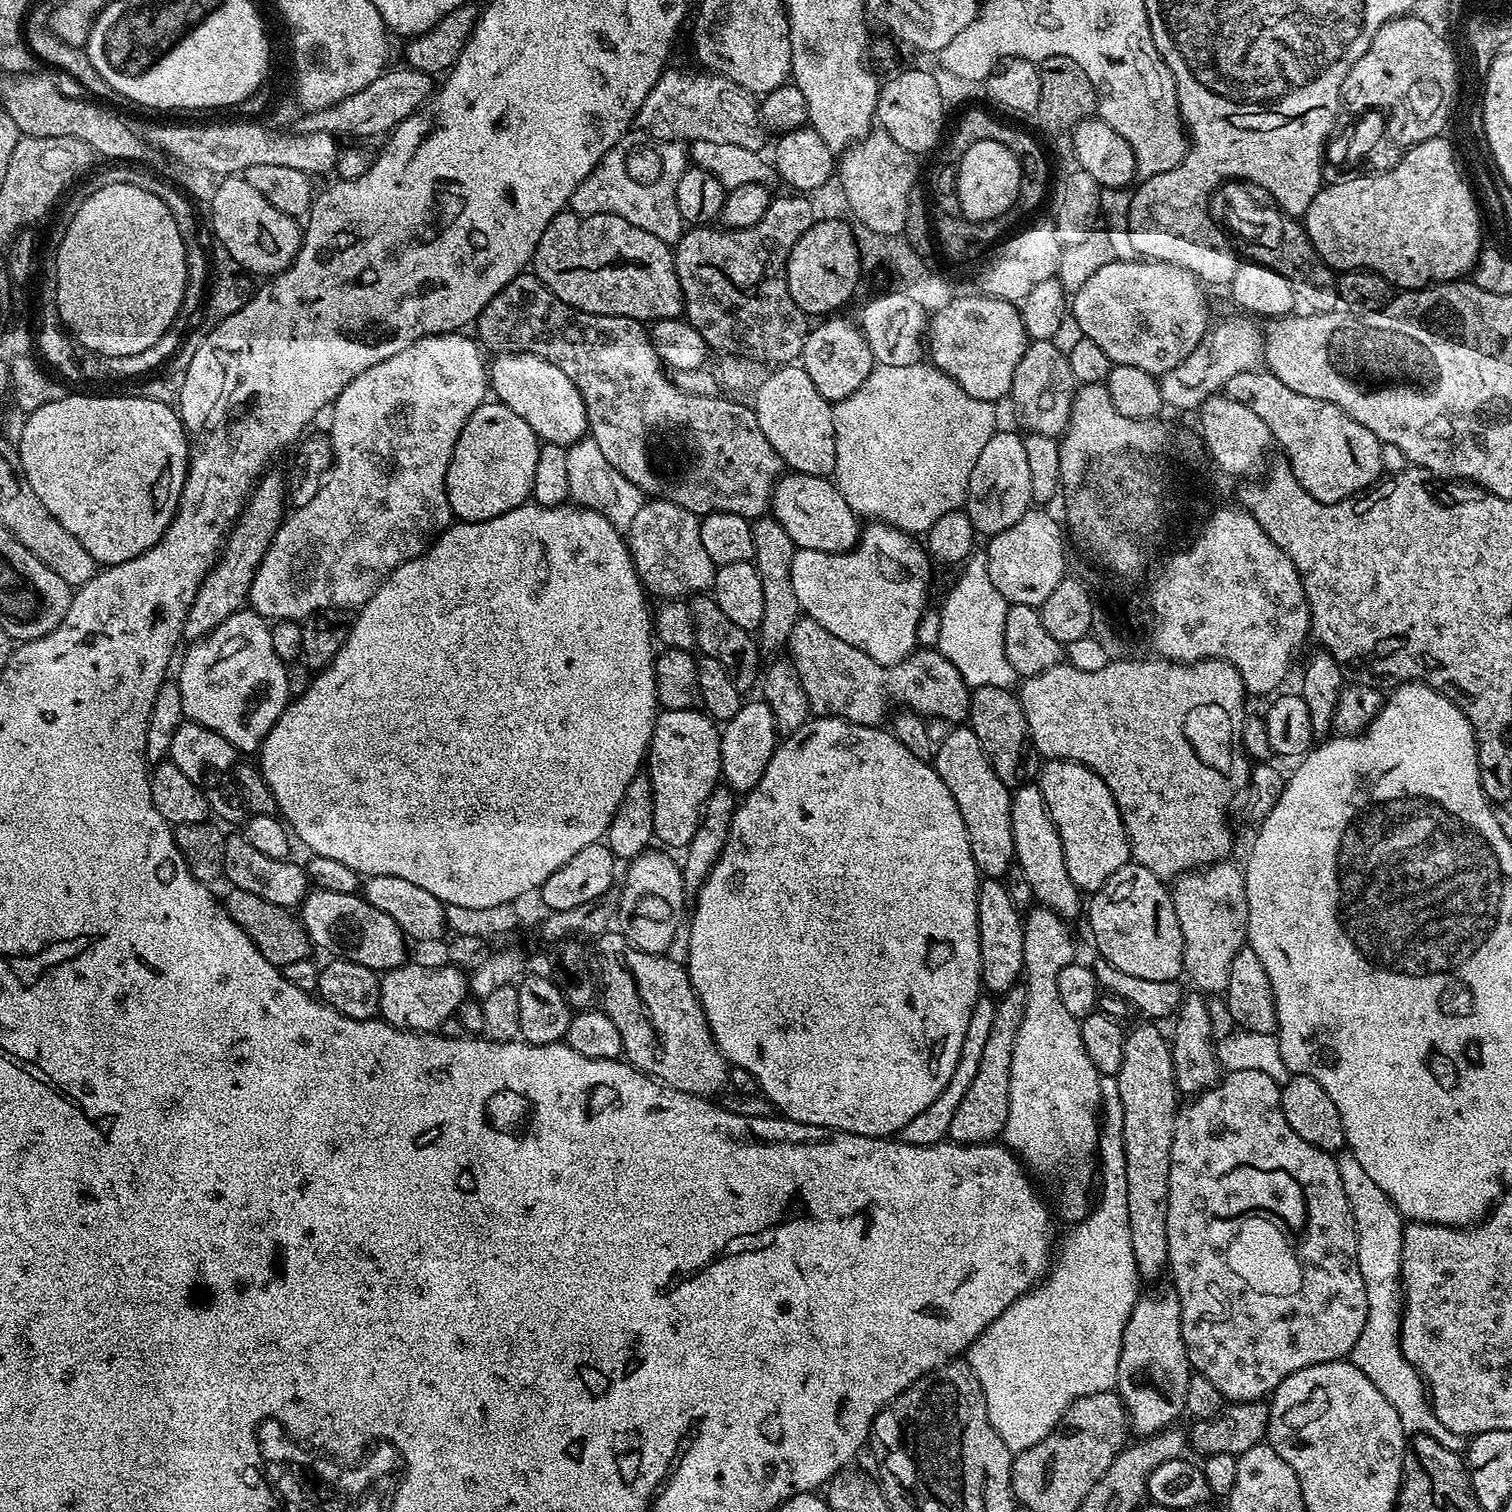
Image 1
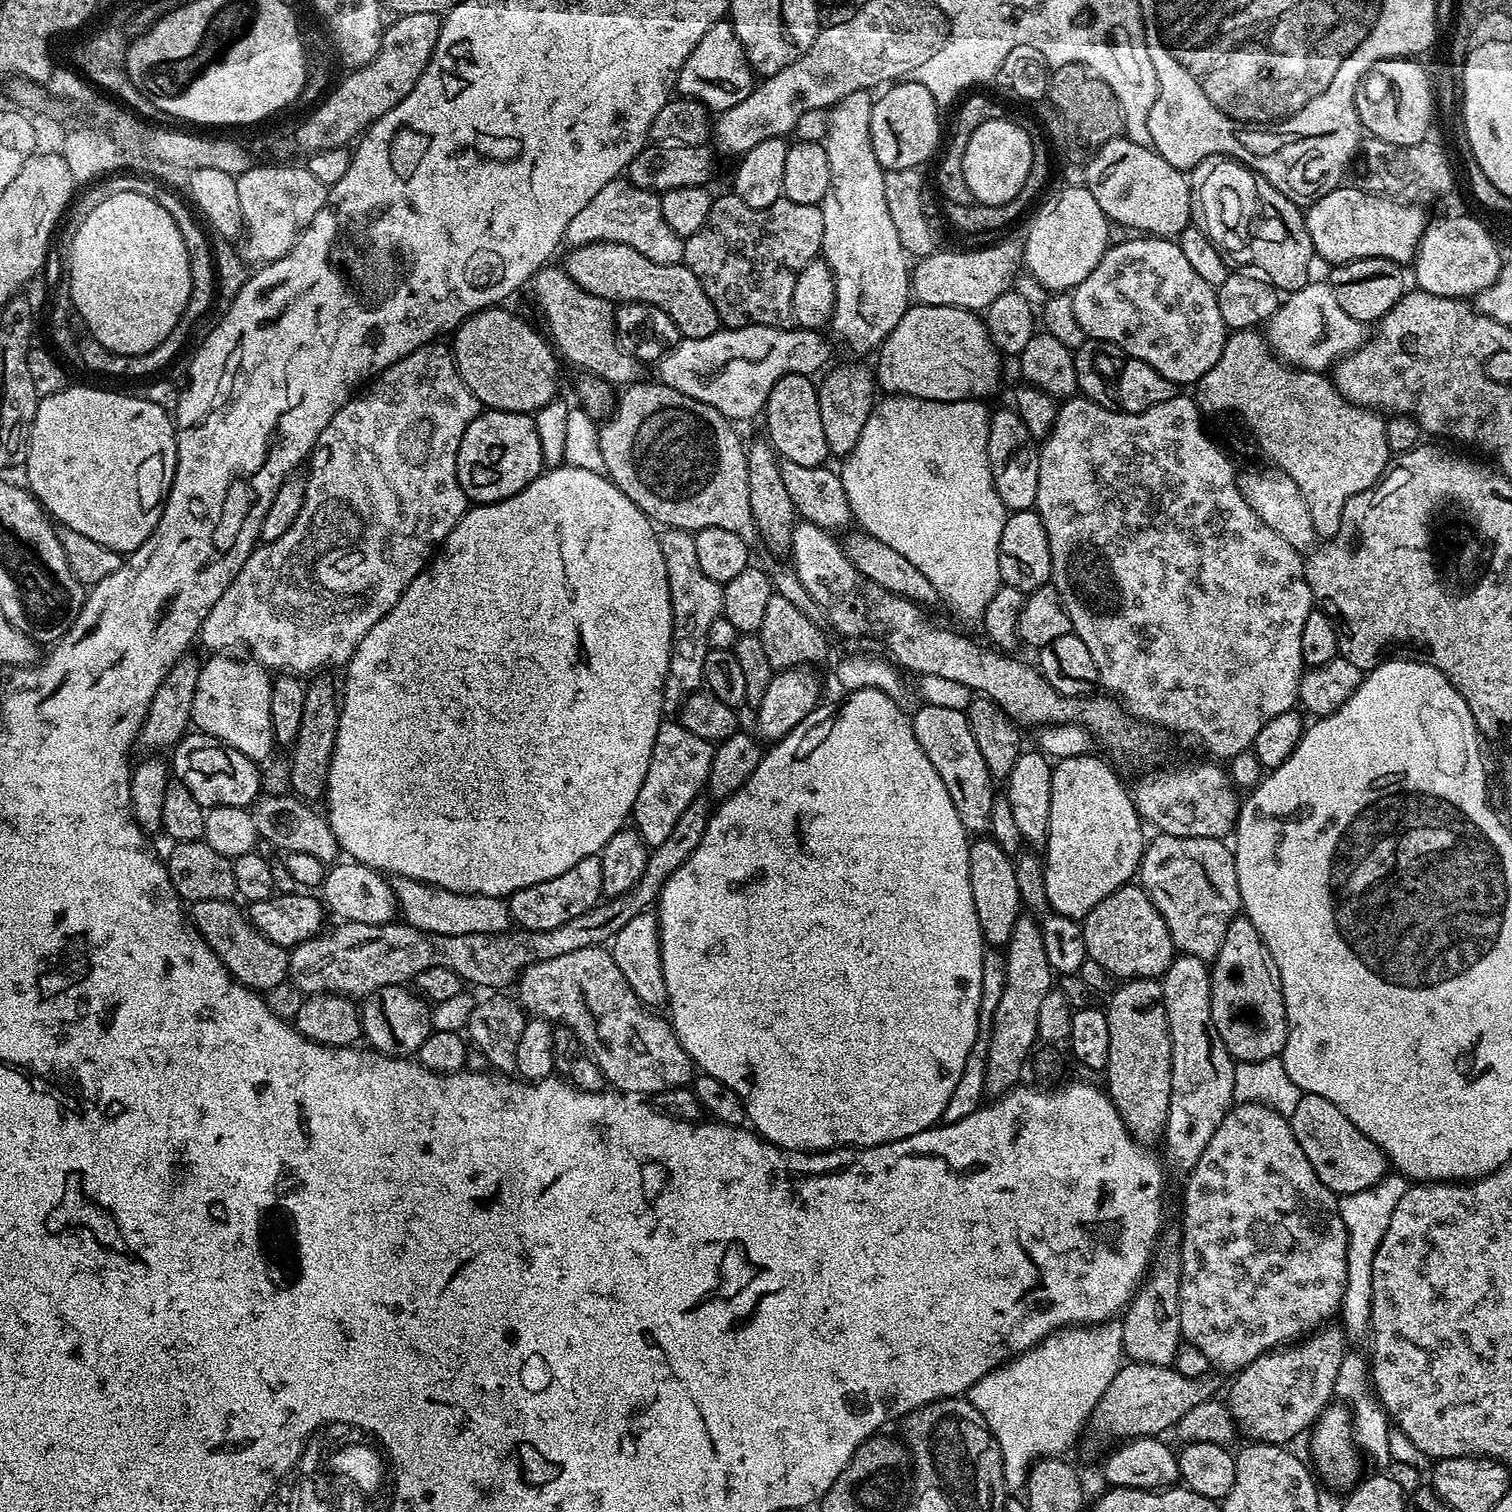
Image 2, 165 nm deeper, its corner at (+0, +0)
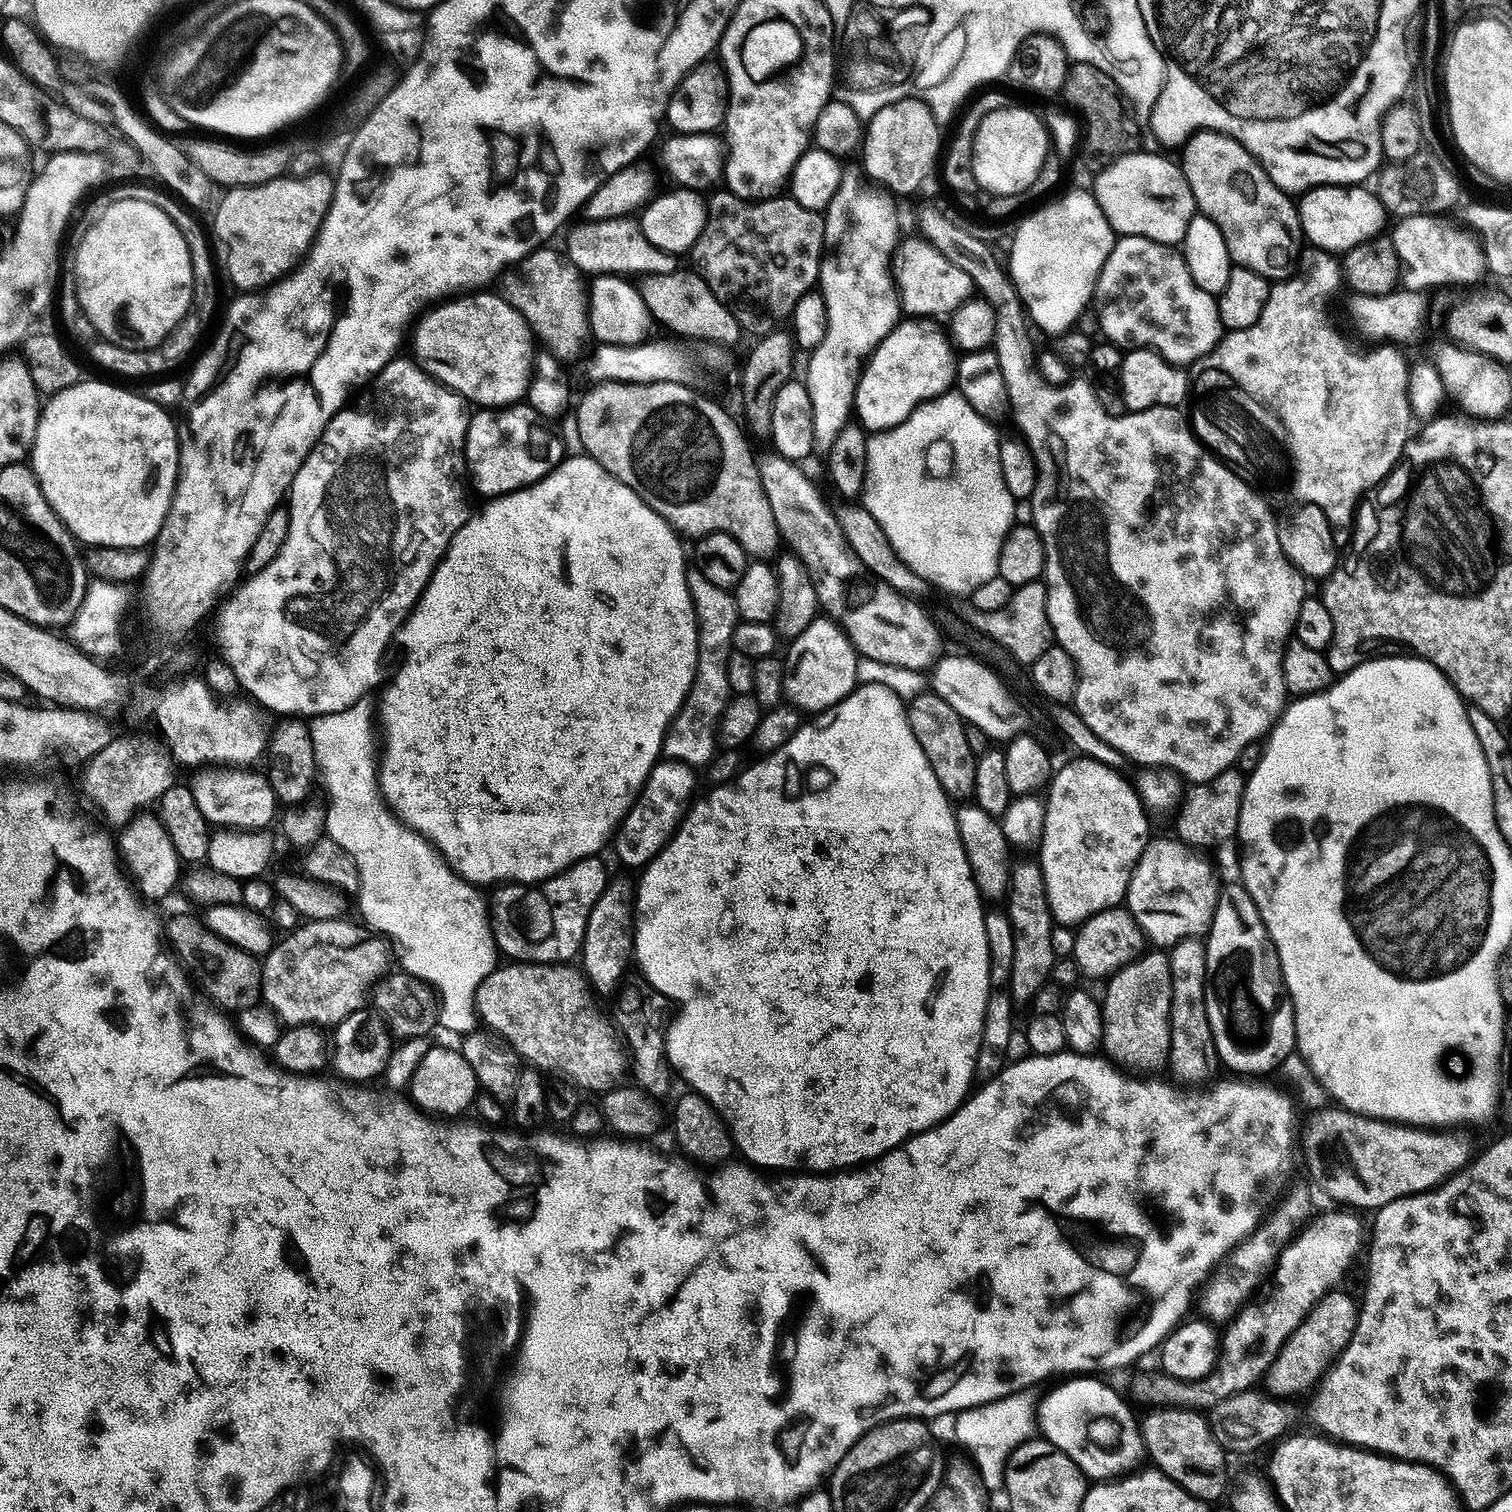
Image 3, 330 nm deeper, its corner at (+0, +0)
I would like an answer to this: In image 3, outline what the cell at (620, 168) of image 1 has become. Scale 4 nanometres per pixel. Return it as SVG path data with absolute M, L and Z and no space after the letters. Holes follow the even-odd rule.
M619 216L609 220L584 220L568 236L568 260L581 274L615 274L625 278L643 278L677 271L677 257L646 242L635 219Z

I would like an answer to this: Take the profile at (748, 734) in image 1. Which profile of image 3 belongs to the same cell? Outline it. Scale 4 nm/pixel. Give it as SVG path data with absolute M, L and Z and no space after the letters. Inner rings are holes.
M827 614L817 615L814 622L810 622L810 626L806 626L806 630L802 630L802 634L795 637L791 641L792 644L788 648L788 656L784 660L784 696L786 697L787 703L791 707L800 709L801 713L804 714L815 714L818 712L824 712L830 706L834 706L838 702L842 702L842 698L846 698L850 693L855 692L858 687L858 681L856 679L856 664L858 661L858 653L856 647L852 644L850 638L845 634L843 628L840 627L837 621L833 620L831 616Z

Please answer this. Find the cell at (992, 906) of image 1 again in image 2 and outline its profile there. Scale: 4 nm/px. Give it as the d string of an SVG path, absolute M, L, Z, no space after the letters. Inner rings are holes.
M976 838L969 843L970 894L974 894L974 910L978 910L978 926L984 935L985 945L1000 950L1014 934L1014 922L1022 914L1022 901L1015 877L1013 857L1007 856L991 838Z

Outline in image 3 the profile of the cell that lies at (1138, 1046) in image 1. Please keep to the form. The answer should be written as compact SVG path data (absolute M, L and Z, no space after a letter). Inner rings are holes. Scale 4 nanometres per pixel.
M1152 951L1156 952L1141 952L1129 964L1107 977L1108 989L1102 995L1100 1005L1104 1023L1103 1051L1113 1064L1136 1074L1148 1074L1151 1068L1163 1065L1170 1050L1172 971L1168 952Z

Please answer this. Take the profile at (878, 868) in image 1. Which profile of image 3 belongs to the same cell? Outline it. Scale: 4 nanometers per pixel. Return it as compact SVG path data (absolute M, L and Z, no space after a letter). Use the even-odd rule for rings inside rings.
M860 684L855 692L850 693L842 702L830 706L824 712L815 713L809 722L801 723L796 733L780 748L767 753L757 764L741 771L735 778L725 784L709 787L708 793L699 800L691 801L685 811L684 818L677 825L675 832L669 837L667 844L652 860L644 865L639 873L640 881L634 884L634 927L632 929L632 956L634 964L640 967L643 983L662 993L673 1005L678 1006L674 1019L668 1025L668 1034L664 1042L666 1059L675 1075L685 1080L687 1087L706 1098L728 1128L735 1151L741 1152L743 1159L757 1170L775 1170L780 1174L788 1174L793 1170L803 1170L817 1174L852 1170L863 1166L869 1160L876 1160L891 1148L925 1132L935 1124L955 1112L964 1103L973 1087L972 1080L976 1076L976 1059L983 1046L984 1019L986 1018L986 1002L988 995L994 991L990 982L990 946L986 946L986 911L978 886L974 882L974 874L970 870L970 862L966 858L966 850L958 838L956 813L950 798L942 790L938 778L934 778L934 770L930 770L930 762L926 762L926 754L922 754L922 746L918 746L918 738L914 738L914 730L910 730L908 710L905 701L887 689L876 684Z

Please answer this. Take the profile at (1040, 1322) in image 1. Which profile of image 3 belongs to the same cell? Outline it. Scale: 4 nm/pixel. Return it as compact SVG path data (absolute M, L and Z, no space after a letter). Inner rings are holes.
M1032 1390L1015 1392L1006 1398L998 1398L994 1402L986 1402L982 1406L955 1413L956 1440L962 1447L968 1448L967 1455L989 1493L999 1493L1003 1489L1004 1471L1010 1454L1020 1444L1025 1444L1037 1435L1038 1396L1034 1393Z

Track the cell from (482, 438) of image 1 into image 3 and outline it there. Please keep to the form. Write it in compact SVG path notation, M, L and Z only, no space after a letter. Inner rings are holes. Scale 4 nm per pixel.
M521 402L507 408L489 408L471 413L468 421L468 433L464 439L464 462L470 484L484 495L484 498L505 496L508 492L517 492L530 486L548 473L553 466L565 459L566 449L563 440L555 431L547 428L545 417L538 415L527 403Z

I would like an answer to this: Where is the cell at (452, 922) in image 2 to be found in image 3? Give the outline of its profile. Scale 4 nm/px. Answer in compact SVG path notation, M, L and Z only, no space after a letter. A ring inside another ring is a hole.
M365 698L358 700L346 706L346 710L338 710L334 714L326 714L325 716L317 716L311 721L308 729L308 737L314 742L314 758L316 759L316 767L318 769L319 779L324 779L324 792L328 795L326 799L326 811L324 814L324 831L327 839L338 842L338 846L342 846L342 850L346 850L346 854L350 854L354 858L354 866L358 866L358 874L360 875L360 891L358 899L360 899L360 916L359 919L373 933L379 934L387 938L398 949L398 964L403 971L409 972L411 976L416 976L420 980L427 982L434 991L440 1001L440 1016L471 1016L475 1017L476 1004L475 996L479 988L479 984L498 967L498 949L496 939L492 937L492 922L490 919L490 908L480 897L481 889L477 885L471 884L468 880L464 880L454 869L444 860L444 856L432 844L428 843L420 833L409 828L384 800L383 794L380 792L380 773L378 771L378 732L374 727L374 704L371 699Z

